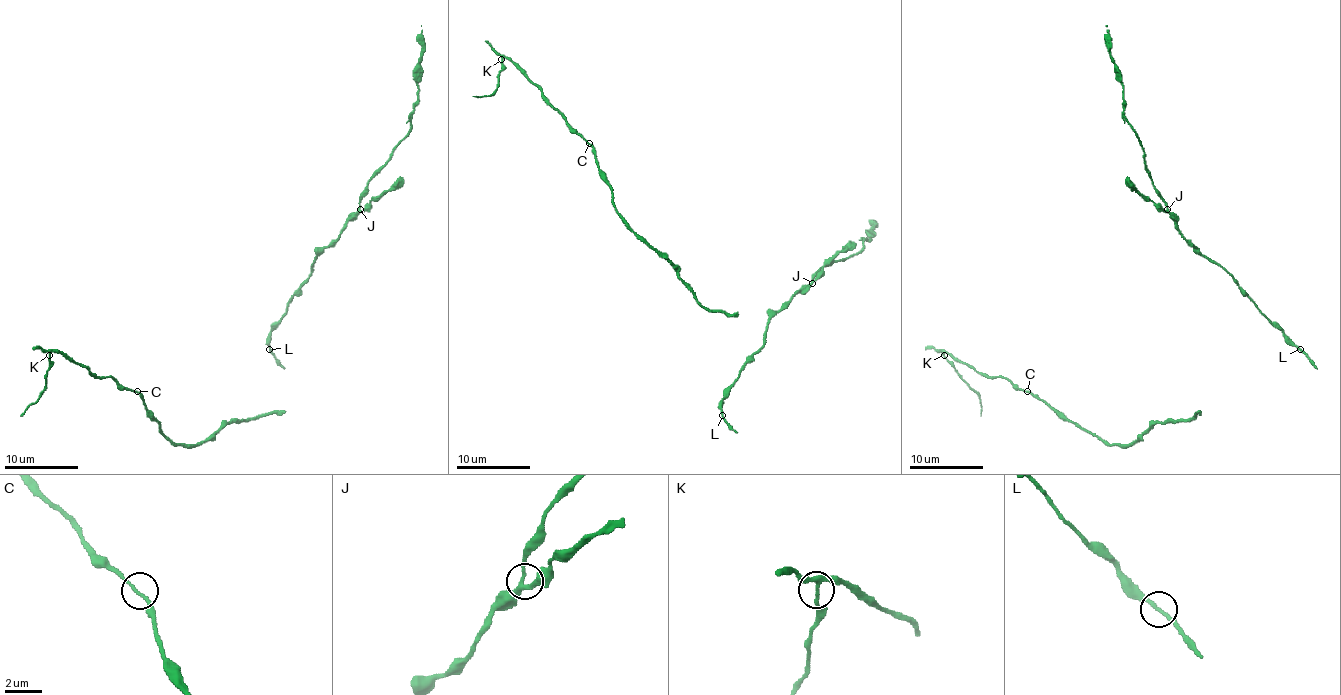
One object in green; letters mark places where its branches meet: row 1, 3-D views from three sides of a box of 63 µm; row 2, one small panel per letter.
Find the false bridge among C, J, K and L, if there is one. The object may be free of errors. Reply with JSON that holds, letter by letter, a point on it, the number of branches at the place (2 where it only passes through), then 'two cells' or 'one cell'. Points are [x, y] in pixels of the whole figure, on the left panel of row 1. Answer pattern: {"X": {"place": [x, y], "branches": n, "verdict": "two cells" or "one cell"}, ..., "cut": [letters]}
{"C": {"place": [137, 391], "branches": 2, "verdict": "one cell"}, "J": {"place": [360, 209], "branches": 3, "verdict": "one cell"}, "K": {"place": [49, 355], "branches": 3, "verdict": "two cells"}, "L": {"place": [269, 349], "branches": 2, "verdict": "one cell"}, "cut": ["K"]}

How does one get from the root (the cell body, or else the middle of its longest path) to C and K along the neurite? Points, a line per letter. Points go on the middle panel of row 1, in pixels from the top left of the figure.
C: (727, 316), (705, 308), (680, 273), (630, 227), (613, 203), (613, 192), (599, 168), (589, 143)
K: (727, 316), (705, 308), (680, 273), (630, 227), (613, 203), (595, 150), (536, 85), (506, 58), (501, 60)

